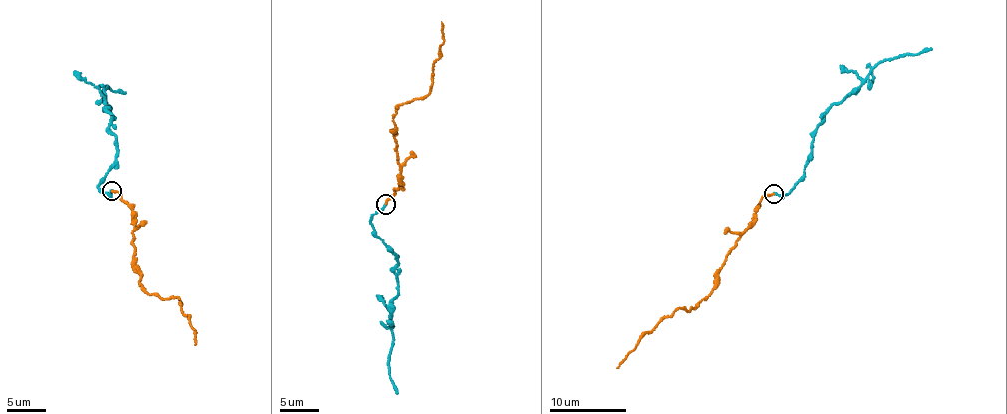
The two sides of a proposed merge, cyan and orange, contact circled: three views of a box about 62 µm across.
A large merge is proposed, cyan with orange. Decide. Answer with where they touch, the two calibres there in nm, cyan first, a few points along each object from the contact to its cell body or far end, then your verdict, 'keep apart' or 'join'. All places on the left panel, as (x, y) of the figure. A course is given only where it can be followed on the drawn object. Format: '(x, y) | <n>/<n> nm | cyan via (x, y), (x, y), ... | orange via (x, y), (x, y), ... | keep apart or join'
(111, 190) | 240/190 nm | cyan via (112, 191), (98, 187), (116, 160), (104, 91), (125, 92) | orange via (112, 191), (132, 211), (139, 282), (150, 294), (176, 296), (195, 331), (194, 345) | join

